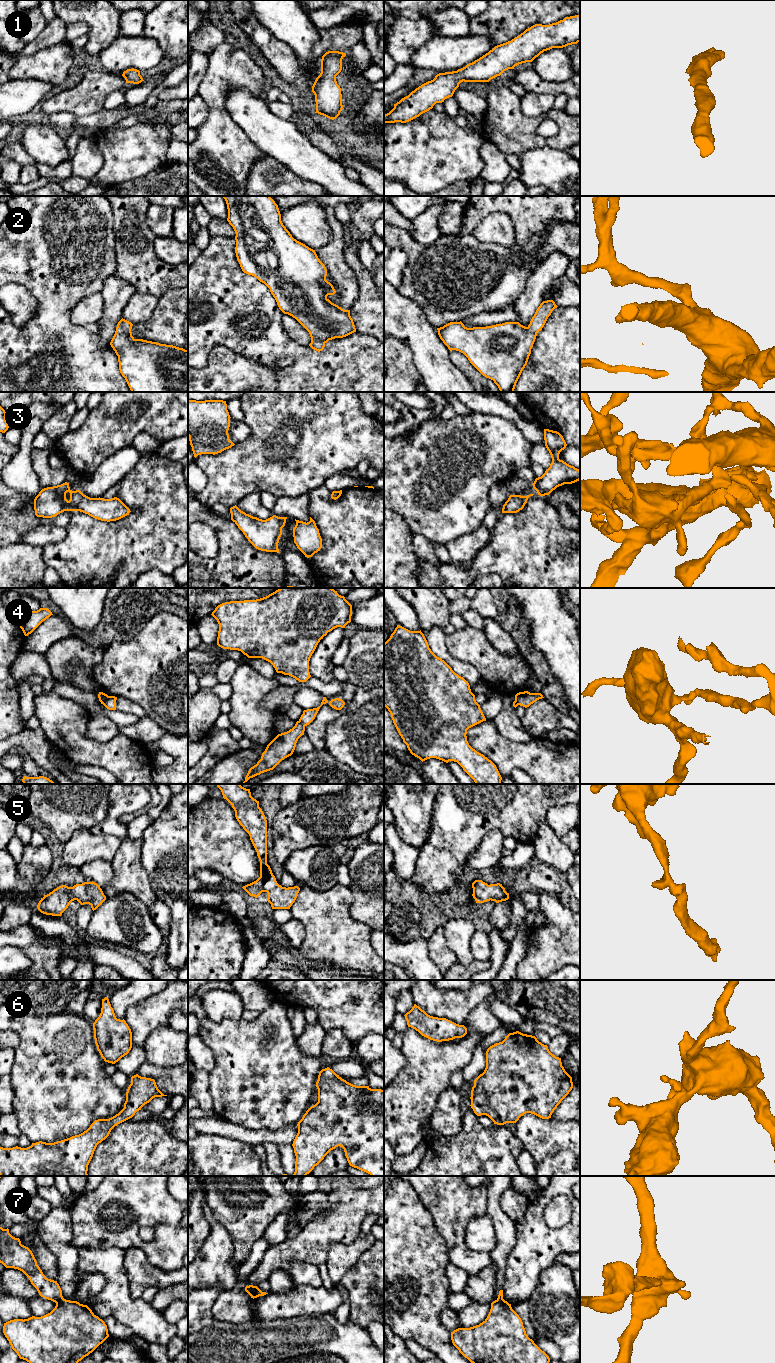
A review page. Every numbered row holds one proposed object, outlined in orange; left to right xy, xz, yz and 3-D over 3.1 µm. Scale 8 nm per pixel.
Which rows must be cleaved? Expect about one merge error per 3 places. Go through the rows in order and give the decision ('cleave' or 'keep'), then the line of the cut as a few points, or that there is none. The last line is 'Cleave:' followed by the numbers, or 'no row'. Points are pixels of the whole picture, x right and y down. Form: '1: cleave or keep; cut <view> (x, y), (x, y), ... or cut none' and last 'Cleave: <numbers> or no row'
1: keep; cut none
2: keep; cut none
3: keep; cut none
4: cleave; cut xy (108, 696), (103, 704)
5: keep; cut none
6: keep; cut none
7: cleave; cut xz (254, 1286), (255, 1297)
Cleave: 4, 7

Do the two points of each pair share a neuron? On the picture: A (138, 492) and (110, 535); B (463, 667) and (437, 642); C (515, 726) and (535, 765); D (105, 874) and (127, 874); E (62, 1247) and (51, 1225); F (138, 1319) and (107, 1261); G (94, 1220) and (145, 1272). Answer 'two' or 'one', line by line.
A: one
B: one
C: two
D: two
E: one
F: one
G: two

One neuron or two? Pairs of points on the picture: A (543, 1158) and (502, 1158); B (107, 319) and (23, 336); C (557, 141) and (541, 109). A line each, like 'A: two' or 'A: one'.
A: two
B: two
C: two

